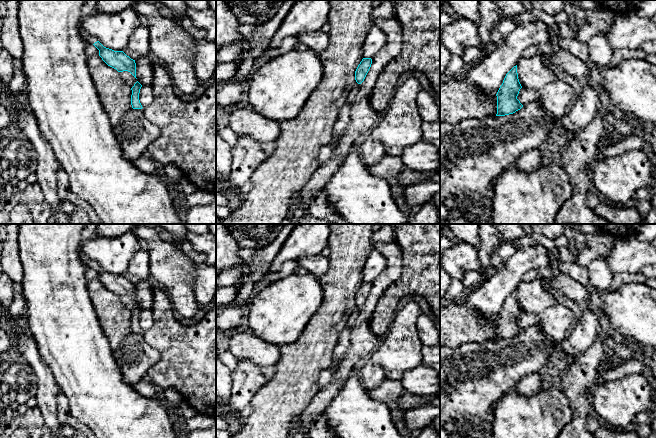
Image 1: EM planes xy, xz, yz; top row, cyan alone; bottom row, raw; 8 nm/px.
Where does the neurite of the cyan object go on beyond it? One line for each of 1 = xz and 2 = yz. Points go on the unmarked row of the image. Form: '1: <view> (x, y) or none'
1: none
2: none

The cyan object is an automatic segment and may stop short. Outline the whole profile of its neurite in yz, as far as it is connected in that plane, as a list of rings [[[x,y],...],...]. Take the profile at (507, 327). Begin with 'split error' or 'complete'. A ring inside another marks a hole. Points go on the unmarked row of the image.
complete; [[[517,289],[514,290],[505,300],[500,310],[497,320],[497,338],[496,340],[505,340],[513,338],[520,334],[523,329],[517,323],[522,312],[517,297]]]

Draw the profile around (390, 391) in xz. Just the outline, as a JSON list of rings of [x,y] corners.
[[[386,379],[379,387],[369,391],[370,397],[386,404],[398,402],[404,393],[401,381]]]

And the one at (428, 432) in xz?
[[[428,426],[423,428],[422,432],[416,438],[438,438],[438,435],[432,426]]]

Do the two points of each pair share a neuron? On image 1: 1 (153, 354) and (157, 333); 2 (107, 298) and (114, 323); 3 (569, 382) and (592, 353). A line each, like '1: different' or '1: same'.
1: different
2: same
3: same

